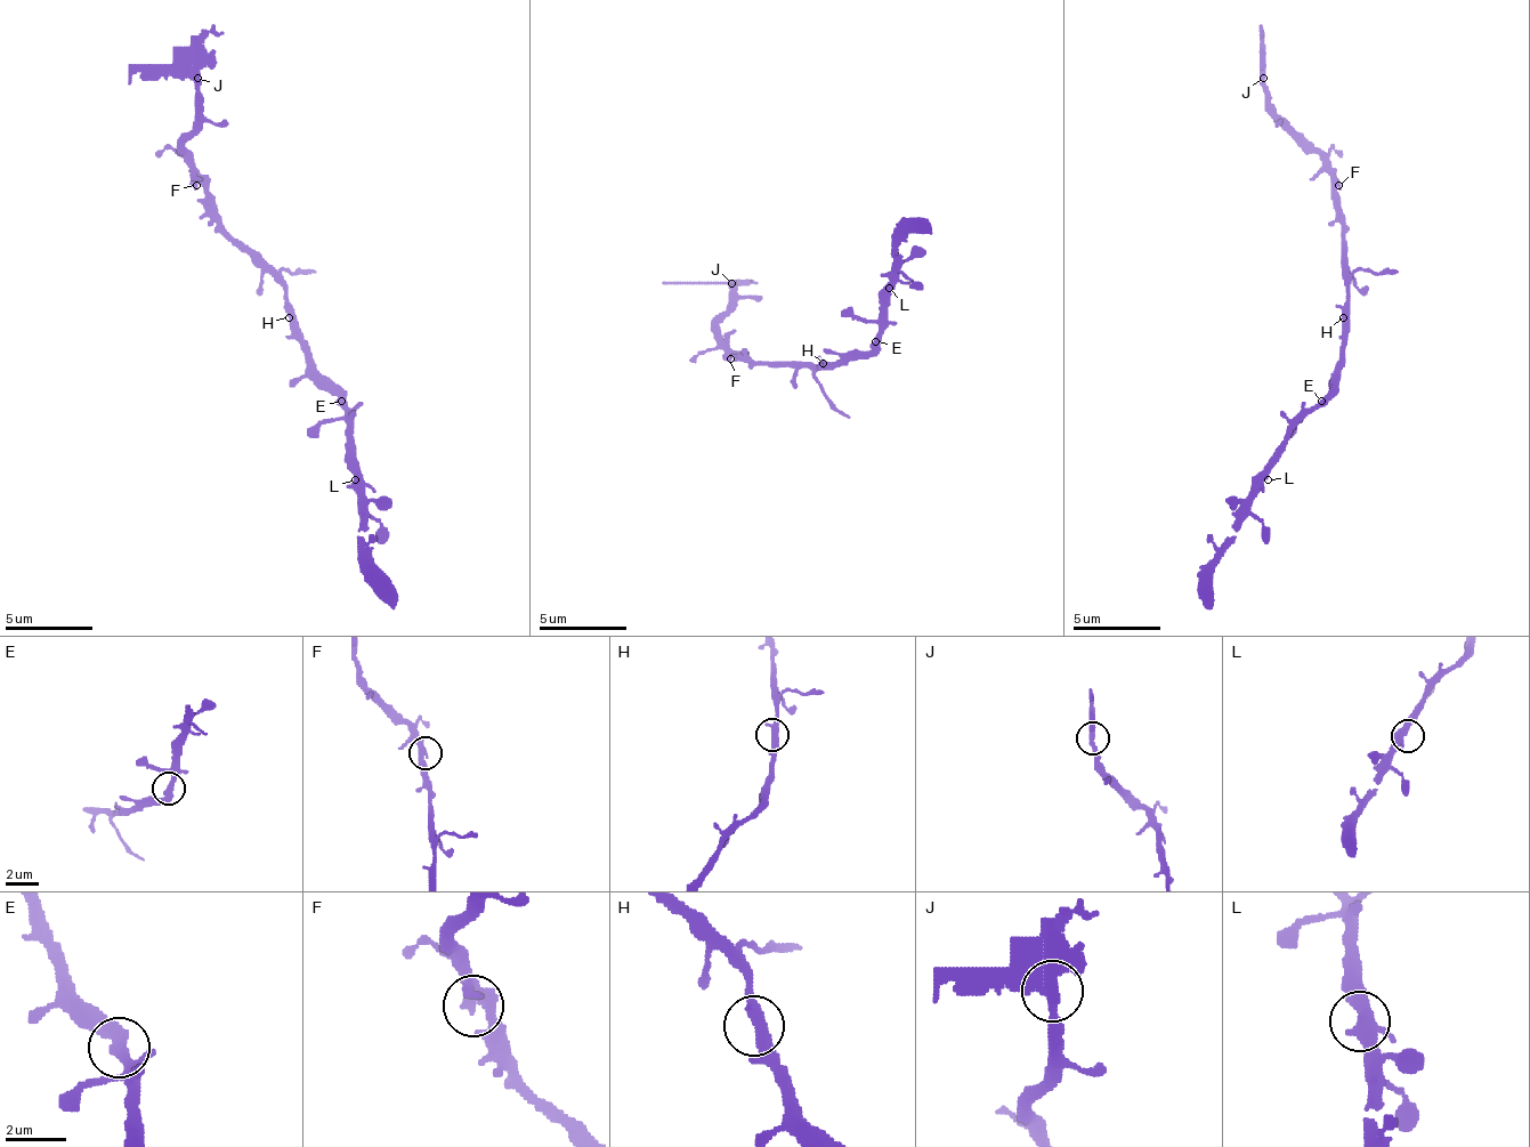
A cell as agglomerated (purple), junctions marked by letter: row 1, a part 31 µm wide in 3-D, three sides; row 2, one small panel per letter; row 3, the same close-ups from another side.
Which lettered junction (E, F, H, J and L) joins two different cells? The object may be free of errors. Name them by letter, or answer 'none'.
J

